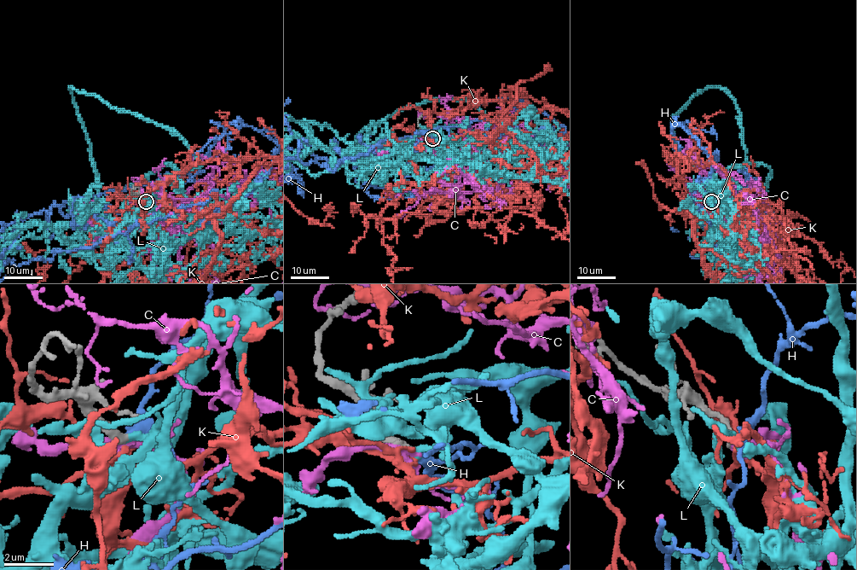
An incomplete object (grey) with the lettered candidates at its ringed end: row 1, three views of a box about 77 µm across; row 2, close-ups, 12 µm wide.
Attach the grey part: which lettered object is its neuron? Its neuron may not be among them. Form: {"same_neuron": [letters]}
{"same_neuron": ["L"]}

